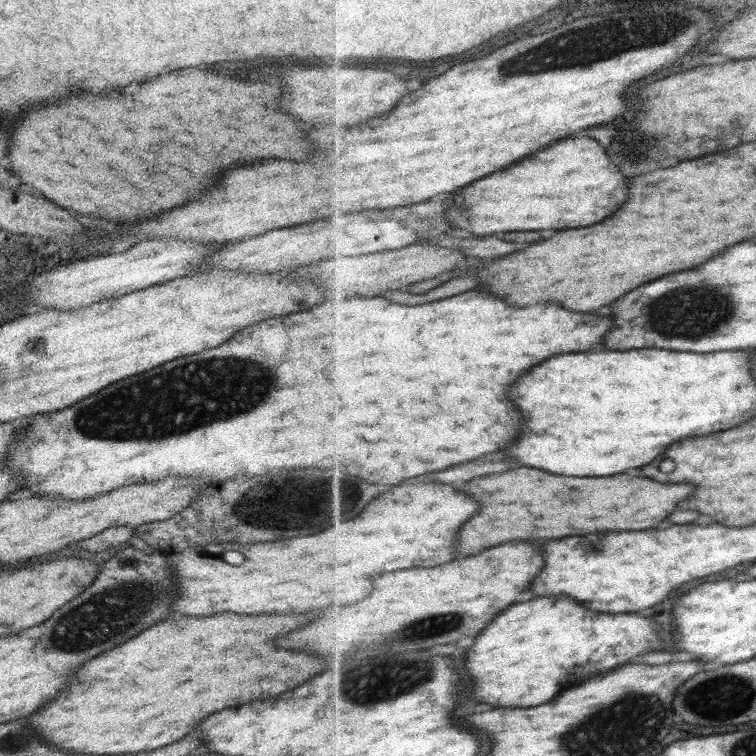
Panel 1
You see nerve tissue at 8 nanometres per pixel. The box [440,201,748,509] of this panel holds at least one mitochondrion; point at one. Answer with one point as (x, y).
(698, 311)

